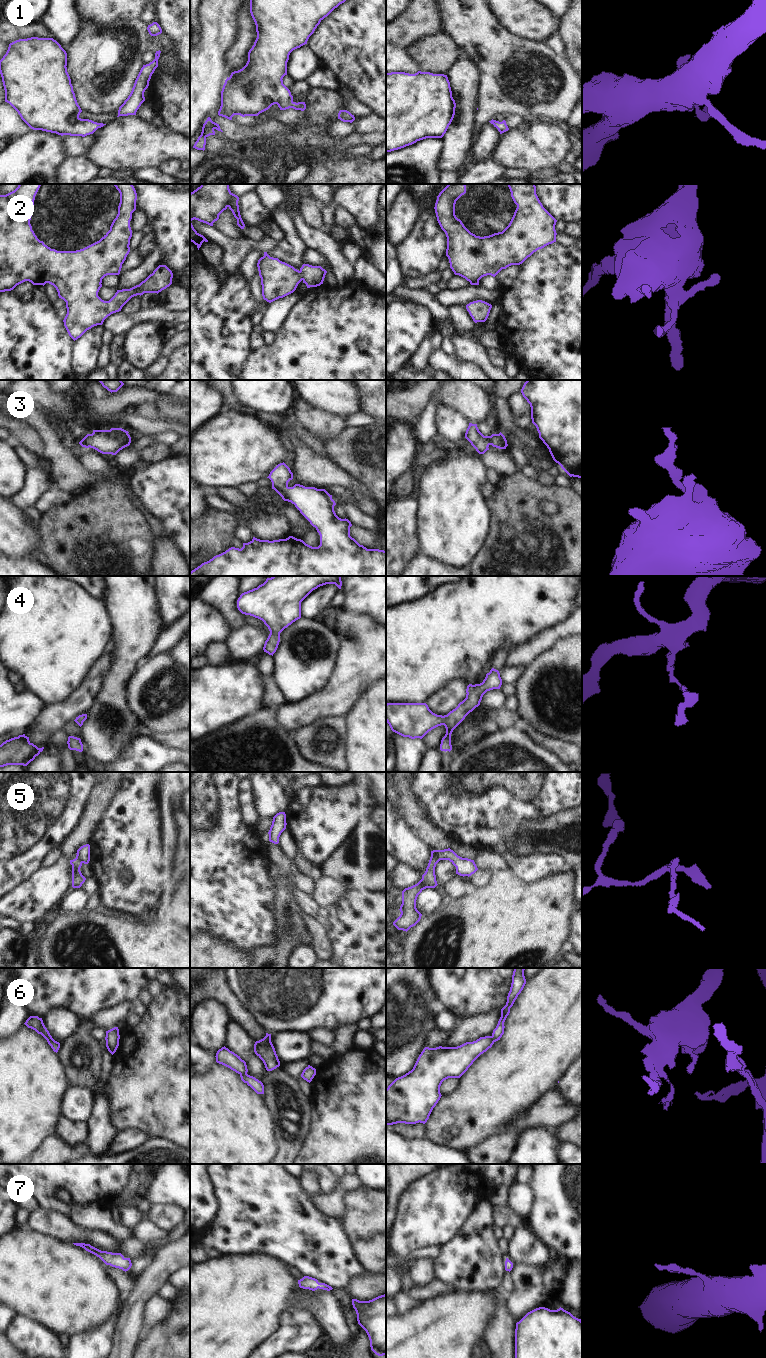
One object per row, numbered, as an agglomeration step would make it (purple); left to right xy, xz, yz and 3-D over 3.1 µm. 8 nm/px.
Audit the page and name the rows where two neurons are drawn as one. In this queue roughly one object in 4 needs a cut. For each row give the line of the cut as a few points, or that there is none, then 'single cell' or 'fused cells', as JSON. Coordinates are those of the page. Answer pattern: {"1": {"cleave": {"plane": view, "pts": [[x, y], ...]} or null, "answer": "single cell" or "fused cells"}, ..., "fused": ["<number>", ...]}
{"1": {"cleave": null, "answer": "single cell"}, "2": {"cleave": null, "answer": "single cell"}, "3": {"cleave": null, "answer": "single cell"}, "4": {"cleave": null, "answer": "single cell"}, "5": {"cleave": {"plane": "yz", "pts": [[431, 855], [438, 861]]}, "answer": "fused cells"}, "6": {"cleave": {"plane": "xy", "pts": [[40, 1018], [40, 1032], [47, 1039], [52, 1039]]}, "answer": "fused cells"}, "7": {"cleave": null, "answer": "single cell"}, "fused": ["5", "6"]}

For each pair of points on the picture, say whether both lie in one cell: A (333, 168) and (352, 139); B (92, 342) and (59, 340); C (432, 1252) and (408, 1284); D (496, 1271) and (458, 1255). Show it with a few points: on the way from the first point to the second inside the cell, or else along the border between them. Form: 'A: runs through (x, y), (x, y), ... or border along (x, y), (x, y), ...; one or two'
A: border along (323, 150), (339, 150), (344, 152); two
B: border along (74, 341), (70, 364); two
C: runs through (420, 1253), (410, 1256), (406, 1260), (407, 1272); one
D: runs through (487, 1269), (484, 1269), (474, 1261), (467, 1261); one

